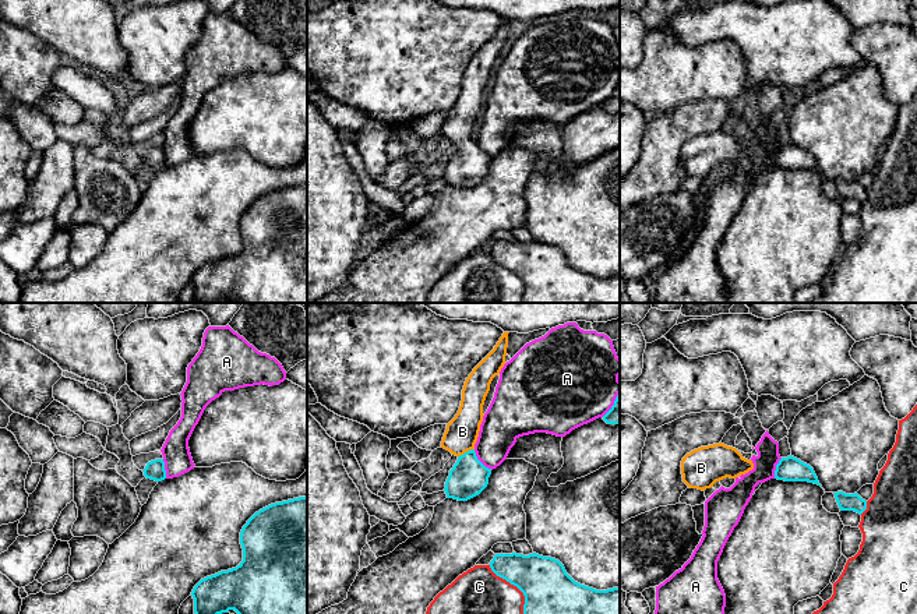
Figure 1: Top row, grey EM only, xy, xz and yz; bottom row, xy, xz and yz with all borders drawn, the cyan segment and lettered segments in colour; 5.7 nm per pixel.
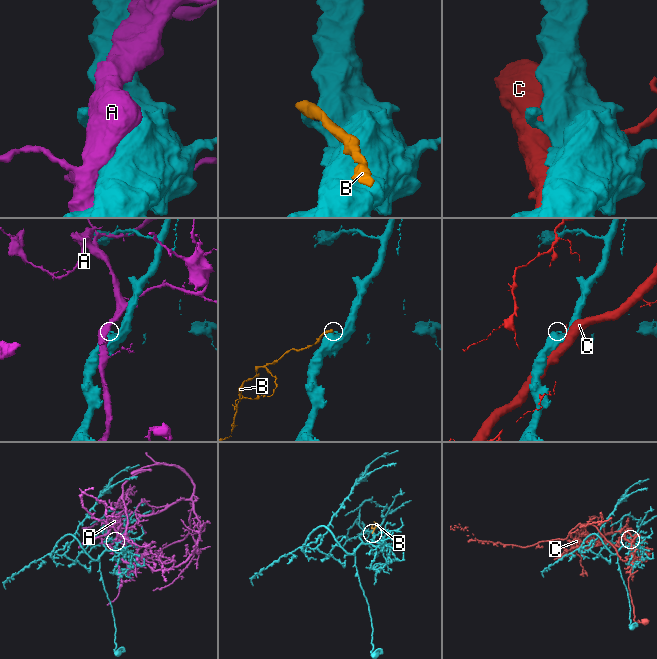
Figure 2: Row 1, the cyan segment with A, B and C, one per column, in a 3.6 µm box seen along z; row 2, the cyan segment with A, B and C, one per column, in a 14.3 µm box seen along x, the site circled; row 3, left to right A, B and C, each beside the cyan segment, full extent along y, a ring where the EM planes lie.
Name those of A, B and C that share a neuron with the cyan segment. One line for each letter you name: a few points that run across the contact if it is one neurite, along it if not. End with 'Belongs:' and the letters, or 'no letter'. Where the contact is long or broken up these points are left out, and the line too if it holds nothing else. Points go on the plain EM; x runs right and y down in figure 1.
B: xz (468, 165), (465, 140), (462, 119)
Belongs: B

